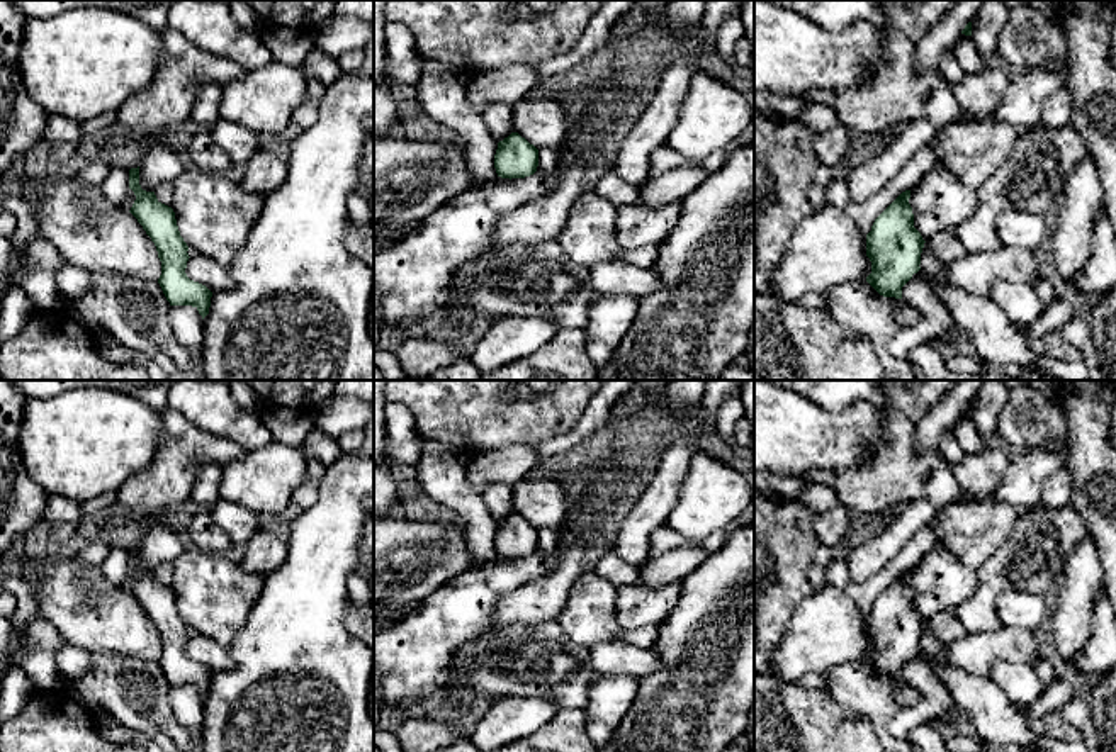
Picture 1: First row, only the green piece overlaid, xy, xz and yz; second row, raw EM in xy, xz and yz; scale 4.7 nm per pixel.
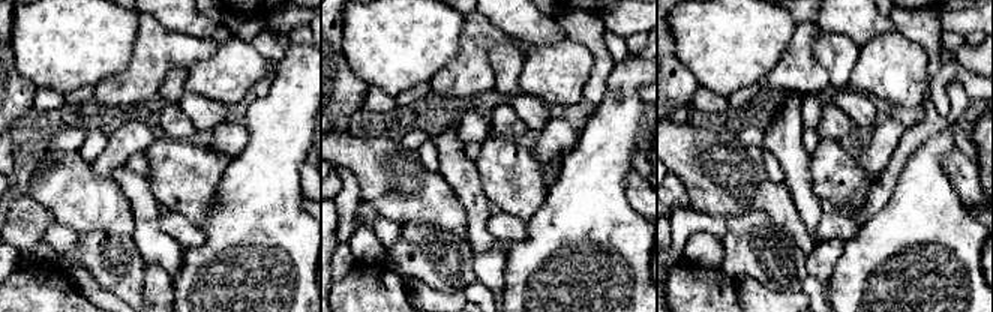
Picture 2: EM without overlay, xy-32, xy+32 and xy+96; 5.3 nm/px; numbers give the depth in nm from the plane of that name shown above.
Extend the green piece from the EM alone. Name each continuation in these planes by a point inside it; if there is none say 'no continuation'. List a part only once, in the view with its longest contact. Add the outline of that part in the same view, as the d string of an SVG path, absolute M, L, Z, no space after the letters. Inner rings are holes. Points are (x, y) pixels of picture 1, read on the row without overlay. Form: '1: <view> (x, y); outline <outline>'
no continuation

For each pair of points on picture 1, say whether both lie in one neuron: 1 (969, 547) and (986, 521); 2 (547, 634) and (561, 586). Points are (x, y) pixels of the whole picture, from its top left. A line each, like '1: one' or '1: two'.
1: one
2: two

